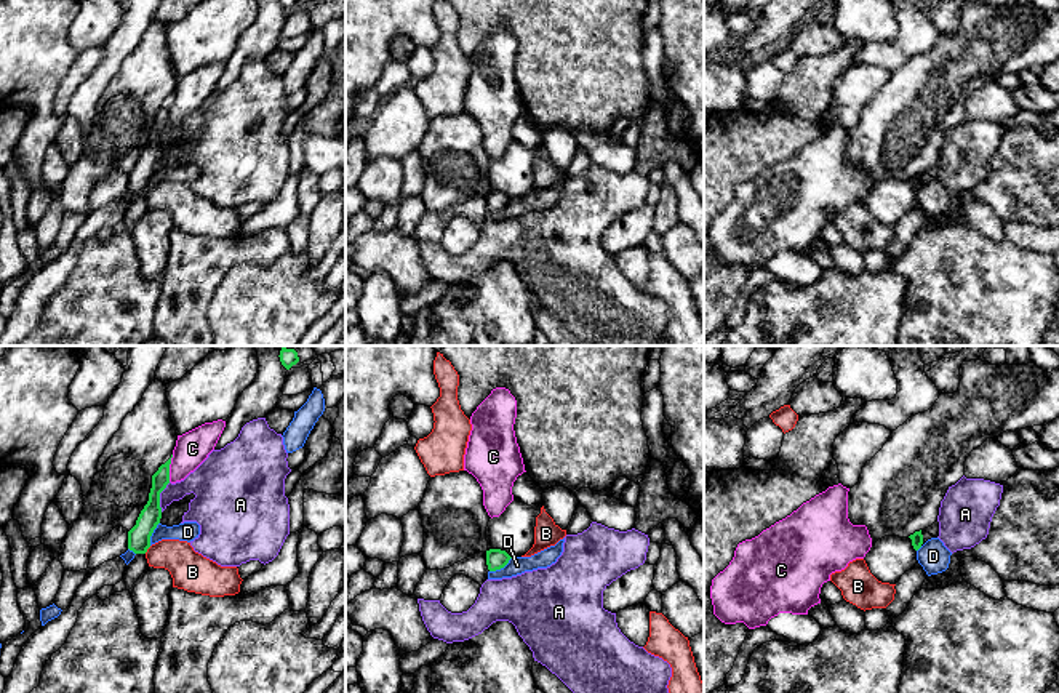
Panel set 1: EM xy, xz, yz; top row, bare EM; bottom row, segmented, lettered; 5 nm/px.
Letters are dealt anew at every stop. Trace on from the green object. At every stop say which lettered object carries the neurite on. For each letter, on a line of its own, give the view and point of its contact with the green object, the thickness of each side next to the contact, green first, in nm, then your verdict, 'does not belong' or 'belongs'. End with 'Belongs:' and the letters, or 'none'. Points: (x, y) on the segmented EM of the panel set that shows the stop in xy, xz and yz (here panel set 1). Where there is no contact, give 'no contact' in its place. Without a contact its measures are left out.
A: meets green in xy at (159, 496); 110 nm thick on the green side, 170 nm on the other; does not belong
B: meets green in xy at (147, 548); 110 nm thick on the green side, 190 nm on the other; does not belong
C: meets green in xy at (168, 468); 100 nm thick on the green side, 170 nm on the other; does not belong
D: meets green in xz at (501, 567); 110 nm thick on the green side, 90 nm on the other; does not belong
Belongs: none

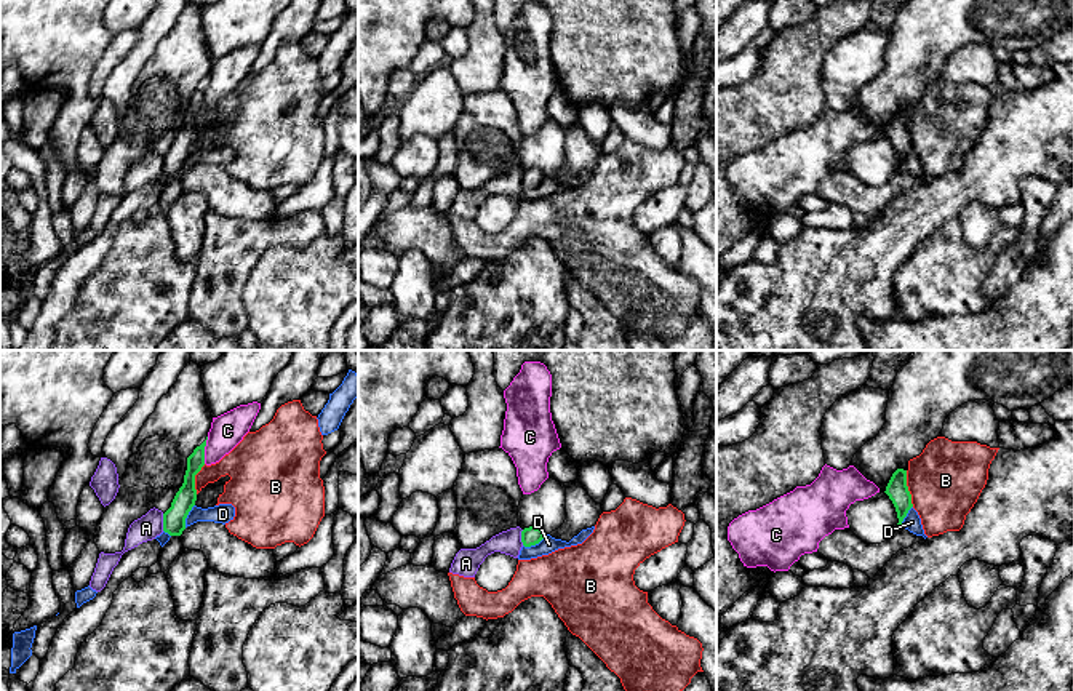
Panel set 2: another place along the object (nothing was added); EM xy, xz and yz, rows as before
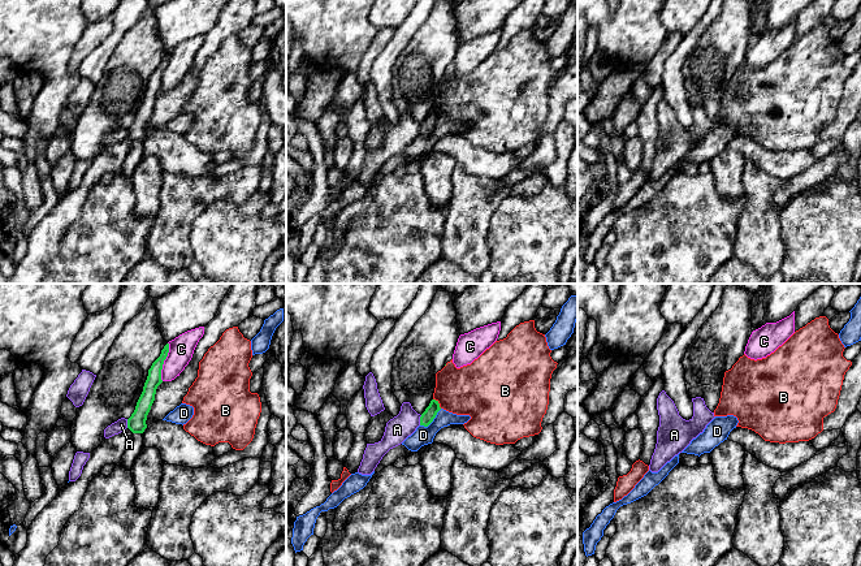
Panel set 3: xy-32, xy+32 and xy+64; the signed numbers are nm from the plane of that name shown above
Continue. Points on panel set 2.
A: meets green in xy at (163, 522); 110 nm thick on the green side, 130 nm on the other; does not belong
B: meets green in yz at (907, 488); 110 nm thick on the green side, 380 nm on the other; does not belong
C: meets green in xy at (203, 450); 100 nm thick on the green side, 170 nm on the other; does not belong
D: meets green in xz at (534, 544); 100 nm thick on the green side, 90 nm on the other; does not belong
Belongs: none

